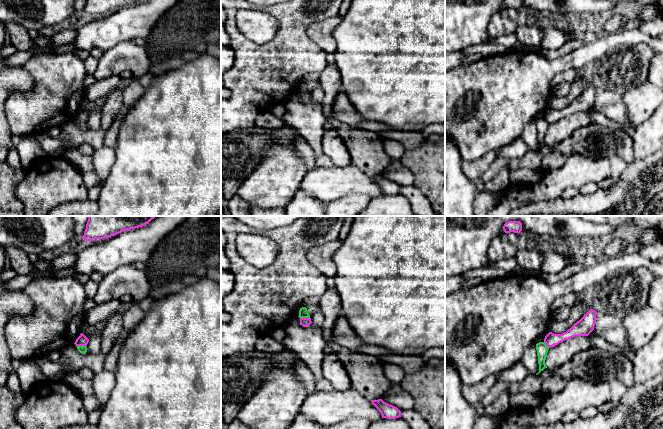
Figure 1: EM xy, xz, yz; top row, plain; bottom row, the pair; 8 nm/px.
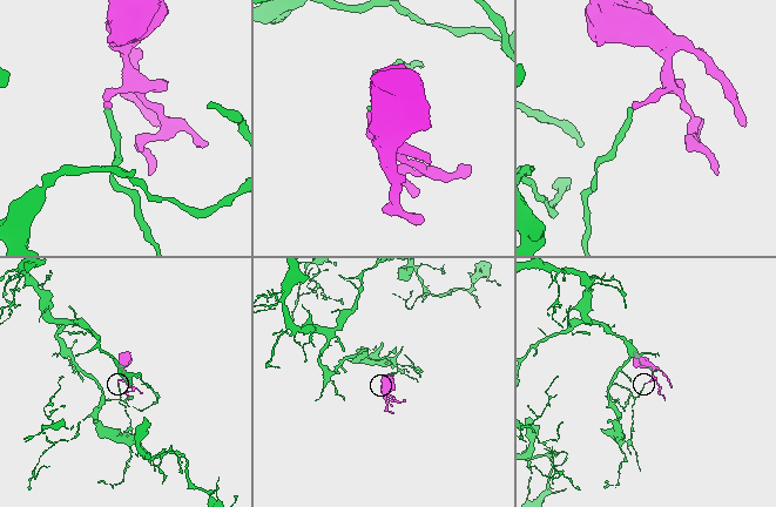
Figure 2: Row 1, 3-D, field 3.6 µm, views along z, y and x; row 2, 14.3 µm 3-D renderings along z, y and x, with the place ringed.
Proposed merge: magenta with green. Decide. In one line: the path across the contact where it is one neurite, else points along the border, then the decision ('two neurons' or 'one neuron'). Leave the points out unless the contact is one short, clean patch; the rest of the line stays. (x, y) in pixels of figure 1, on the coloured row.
border along xy (76, 345), (85, 346); two neurons

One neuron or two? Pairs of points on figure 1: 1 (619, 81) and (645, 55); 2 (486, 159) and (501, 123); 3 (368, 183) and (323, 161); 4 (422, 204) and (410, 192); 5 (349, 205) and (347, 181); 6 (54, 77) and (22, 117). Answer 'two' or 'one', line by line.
1: one
2: two
3: two
4: one
5: two
6: one

